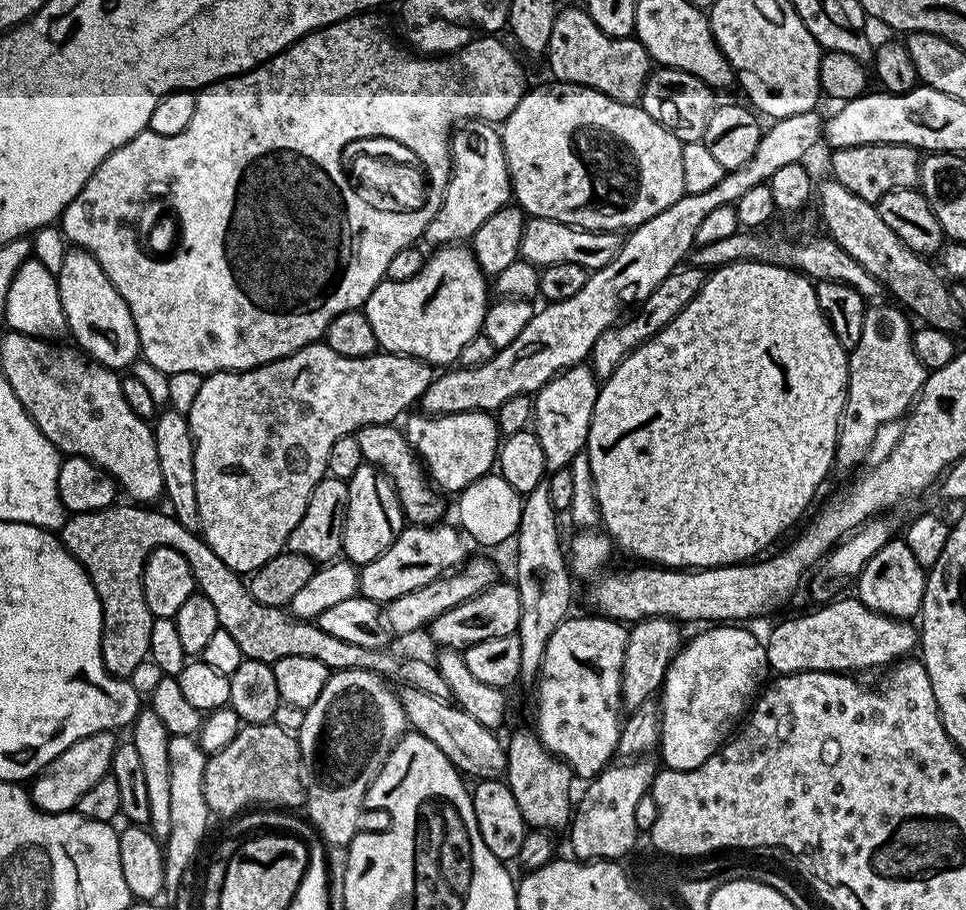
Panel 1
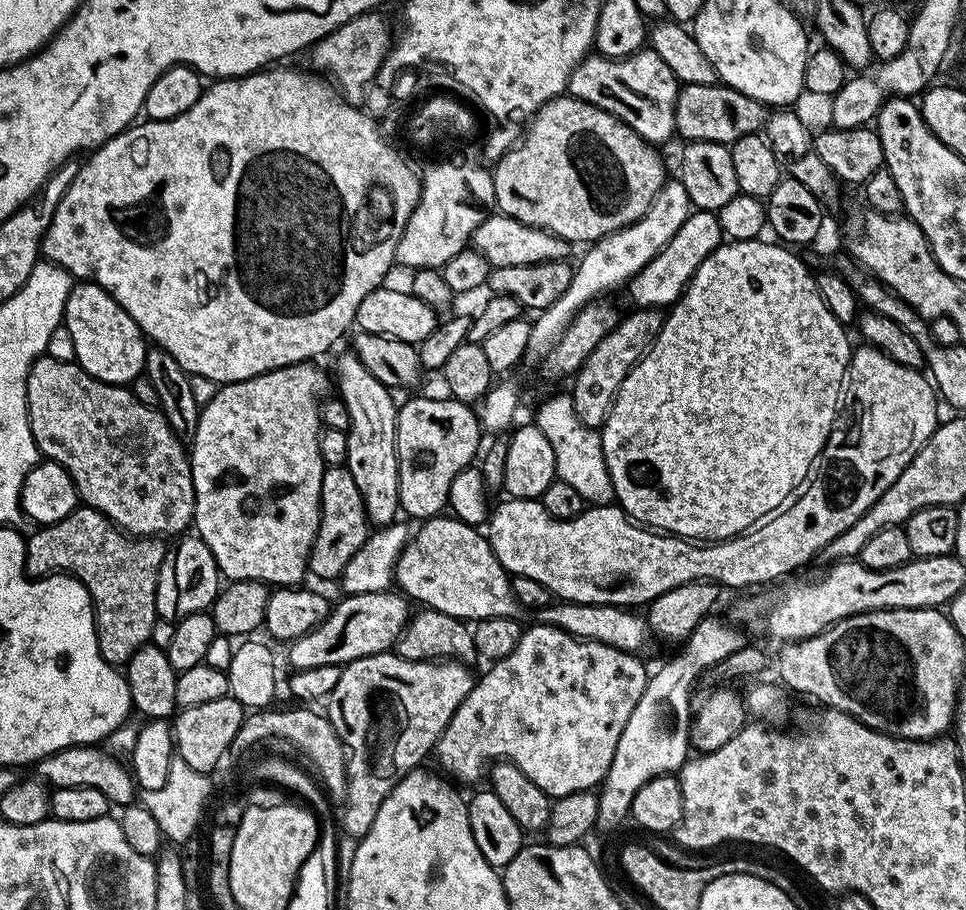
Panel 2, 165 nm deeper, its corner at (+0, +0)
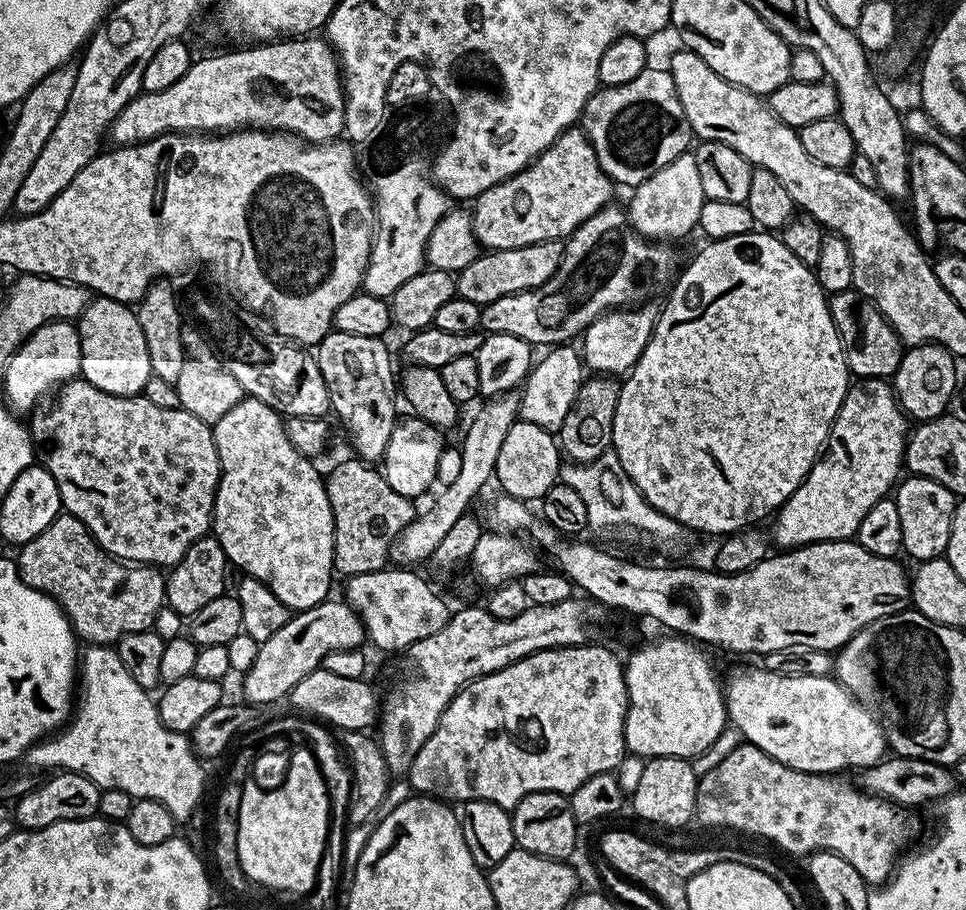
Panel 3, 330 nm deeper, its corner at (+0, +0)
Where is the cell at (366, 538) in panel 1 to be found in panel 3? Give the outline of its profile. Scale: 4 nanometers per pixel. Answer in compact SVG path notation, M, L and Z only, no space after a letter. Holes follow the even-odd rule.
M333 330L314 348L318 370L322 370L322 378L326 382L331 411L340 415L348 431L348 440L356 451L353 453L365 462L383 461L390 434L398 419L398 396L392 393L397 391L398 380L395 375L392 377L392 356L384 342L378 336Z

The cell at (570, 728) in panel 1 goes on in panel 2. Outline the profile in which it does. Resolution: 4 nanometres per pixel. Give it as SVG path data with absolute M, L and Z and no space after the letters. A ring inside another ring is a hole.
M533 623L525 627L522 638L510 654L506 654L504 660L497 660L491 665L492 668L484 677L477 679L472 685L470 694L454 710L454 718L448 724L448 729L440 735L440 741L436 743L434 756L440 759L440 764L449 772L449 777L457 776L460 780L472 784L475 780L485 779L493 762L509 760L516 764L534 786L538 786L549 798L574 794L575 792L587 792L595 789L603 781L605 774L610 770L610 762L614 758L614 750L618 750L618 738L622 738L622 730L626 730L626 722L630 722L630 714L634 714L634 706L638 706L638 698L642 698L642 690L646 690L649 669L644 669L644 664L640 661L639 655L631 652L623 652L614 646L608 646L597 640L579 640L577 636L572 636L569 632L563 632L561 628L555 628L549 624Z

